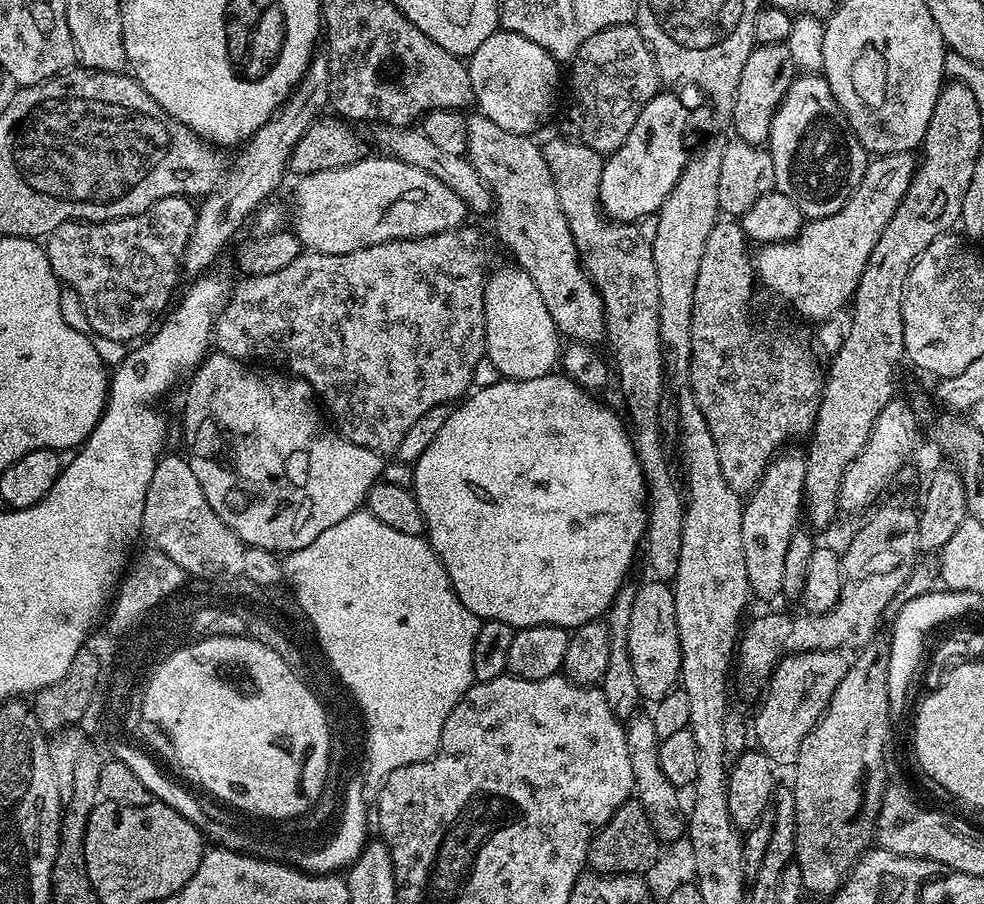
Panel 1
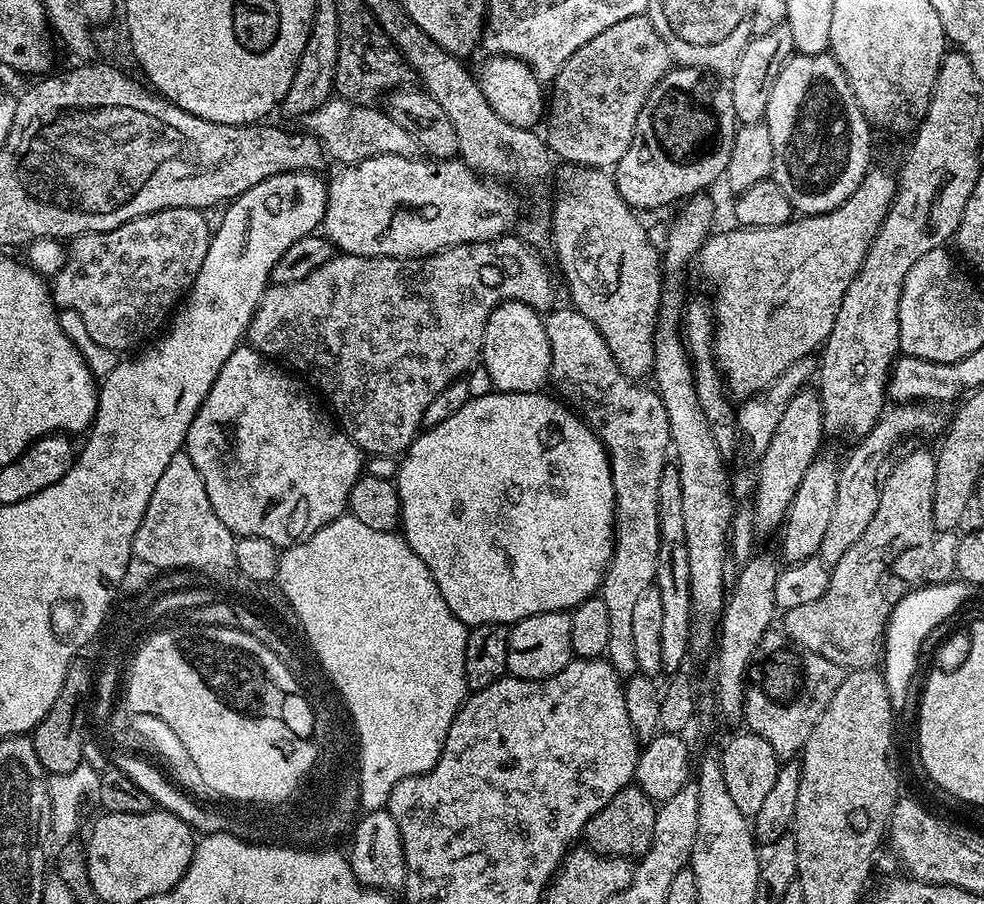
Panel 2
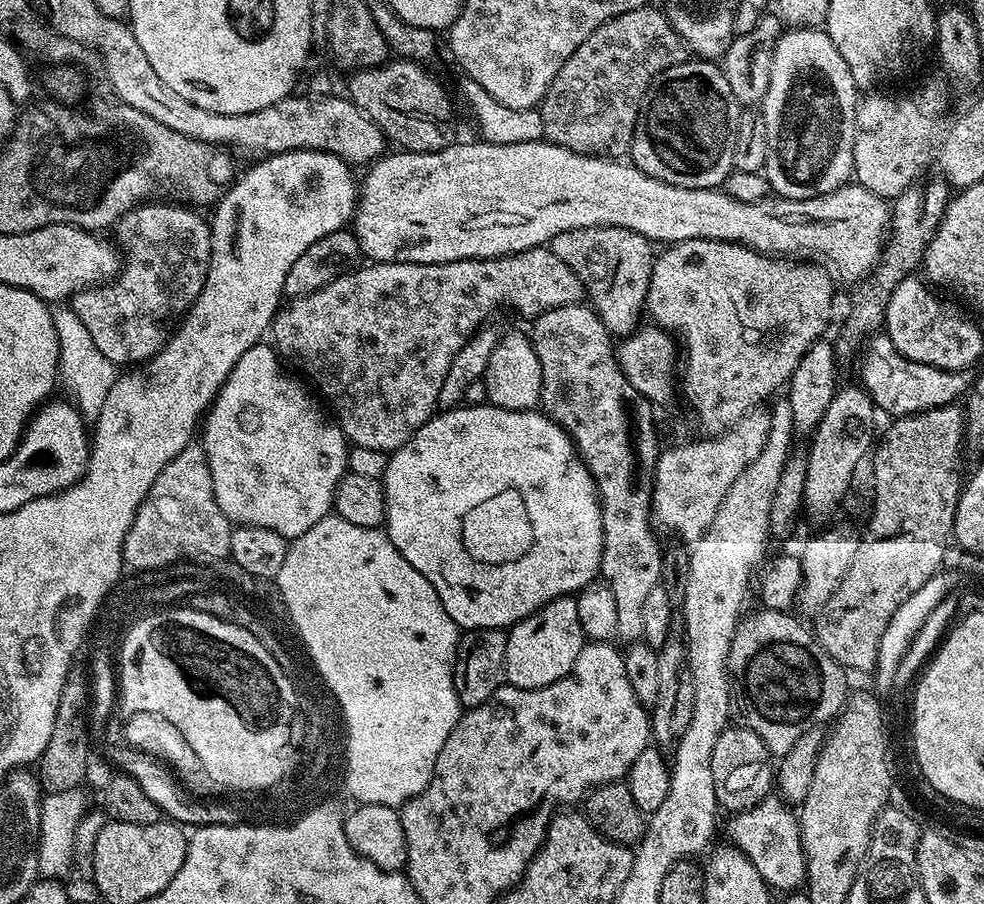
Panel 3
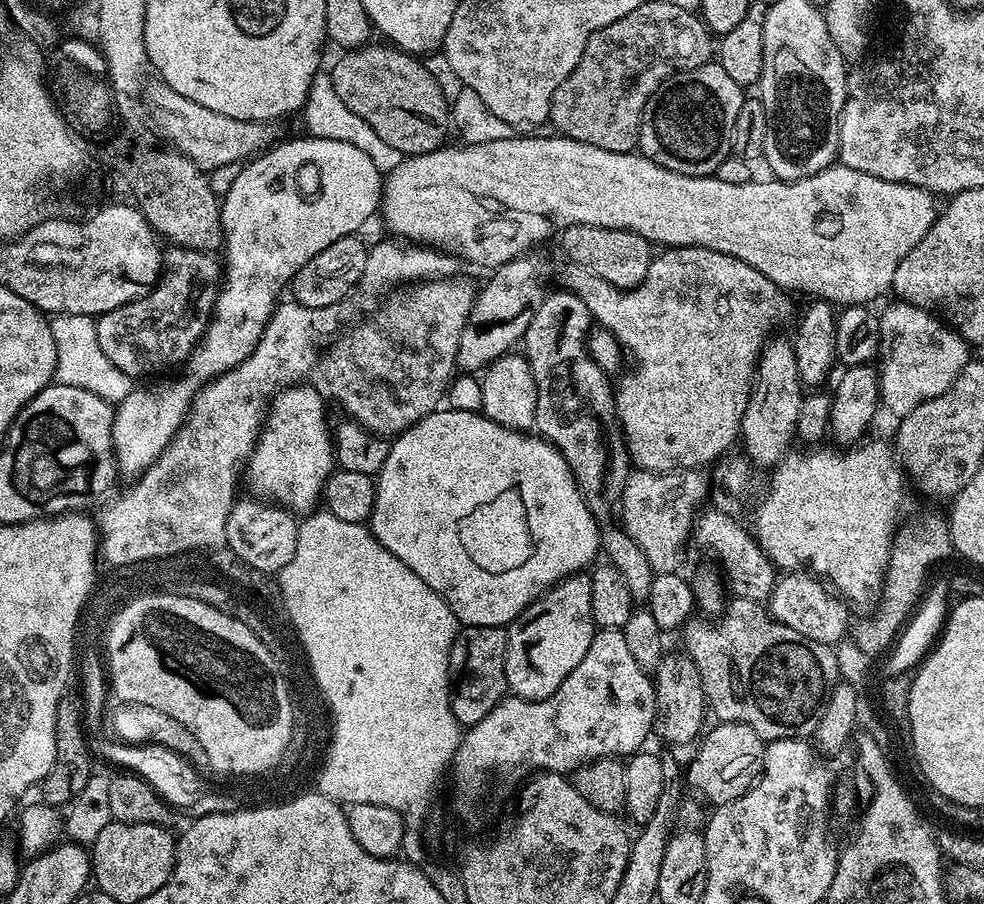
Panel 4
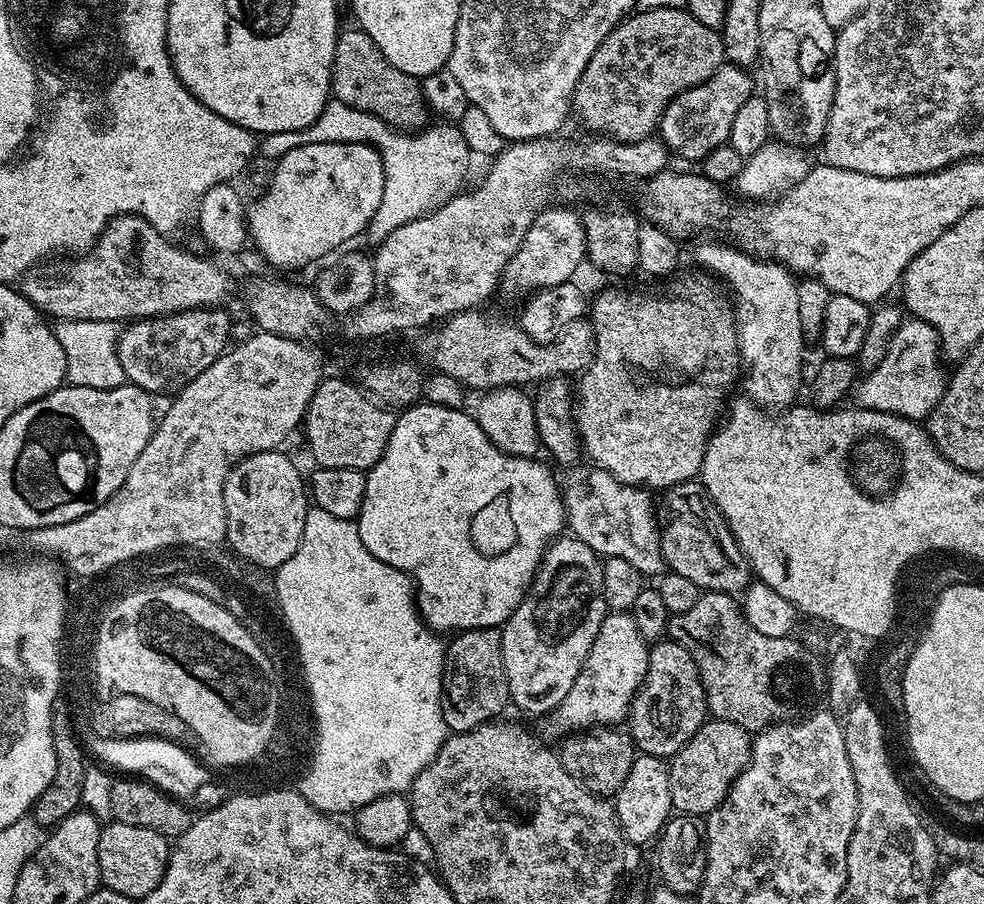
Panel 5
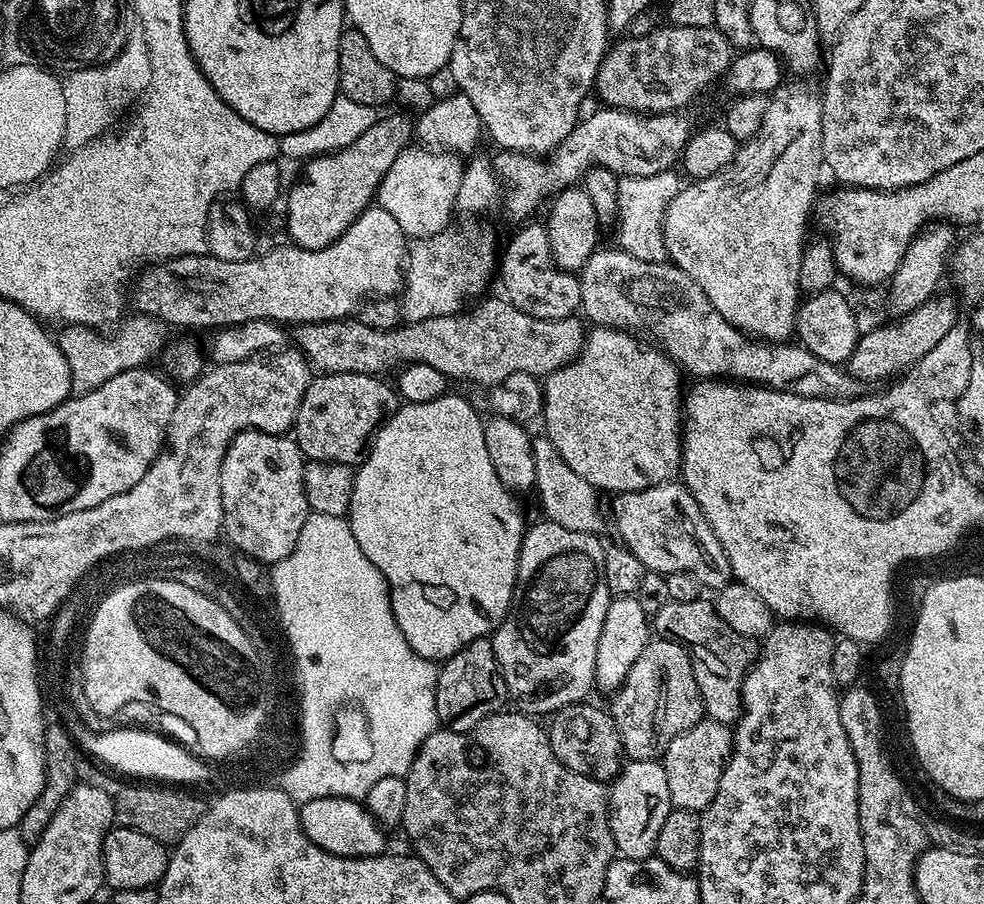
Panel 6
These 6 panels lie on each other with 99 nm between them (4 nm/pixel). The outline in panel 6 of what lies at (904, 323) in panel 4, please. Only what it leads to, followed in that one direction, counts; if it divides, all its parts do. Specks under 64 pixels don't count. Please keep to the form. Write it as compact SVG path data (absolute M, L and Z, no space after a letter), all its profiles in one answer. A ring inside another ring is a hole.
M601 247L589 258L578 273L580 277L580 308L596 326L619 328L633 334L645 332L662 349L664 355L676 363L692 378L727 378L732 382L747 382L766 388L778 388L782 392L793 392L806 398L822 398L823 400L853 400L865 395L866 384L863 379L850 378L847 371L841 370L830 362L822 362L810 350L806 350L796 342L769 342L758 340L747 332L738 330L702 294L702 286L694 282L671 262L642 262L642 258L634 258L621 252L619 247Z

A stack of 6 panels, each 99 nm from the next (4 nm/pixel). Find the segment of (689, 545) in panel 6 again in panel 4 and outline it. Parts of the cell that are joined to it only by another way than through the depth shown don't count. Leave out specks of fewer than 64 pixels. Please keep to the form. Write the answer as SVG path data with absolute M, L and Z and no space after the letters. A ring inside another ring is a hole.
M705 507L697 515L694 525L694 540L697 540L706 551L712 552L716 560L724 567L723 579L726 588L735 598L746 598L747 600L767 601L772 588L778 579L778 569L772 559L760 549L756 543L755 535L750 534L731 516L720 508Z

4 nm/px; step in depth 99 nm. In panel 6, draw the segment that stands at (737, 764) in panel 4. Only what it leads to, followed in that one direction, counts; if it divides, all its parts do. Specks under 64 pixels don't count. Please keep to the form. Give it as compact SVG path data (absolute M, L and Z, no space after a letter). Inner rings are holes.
M707 718L699 720L690 730L678 734L670 746L666 746L662 763L666 770L666 786L670 786L673 808L685 808L703 813L718 794L718 782L732 757L733 729L727 724Z

